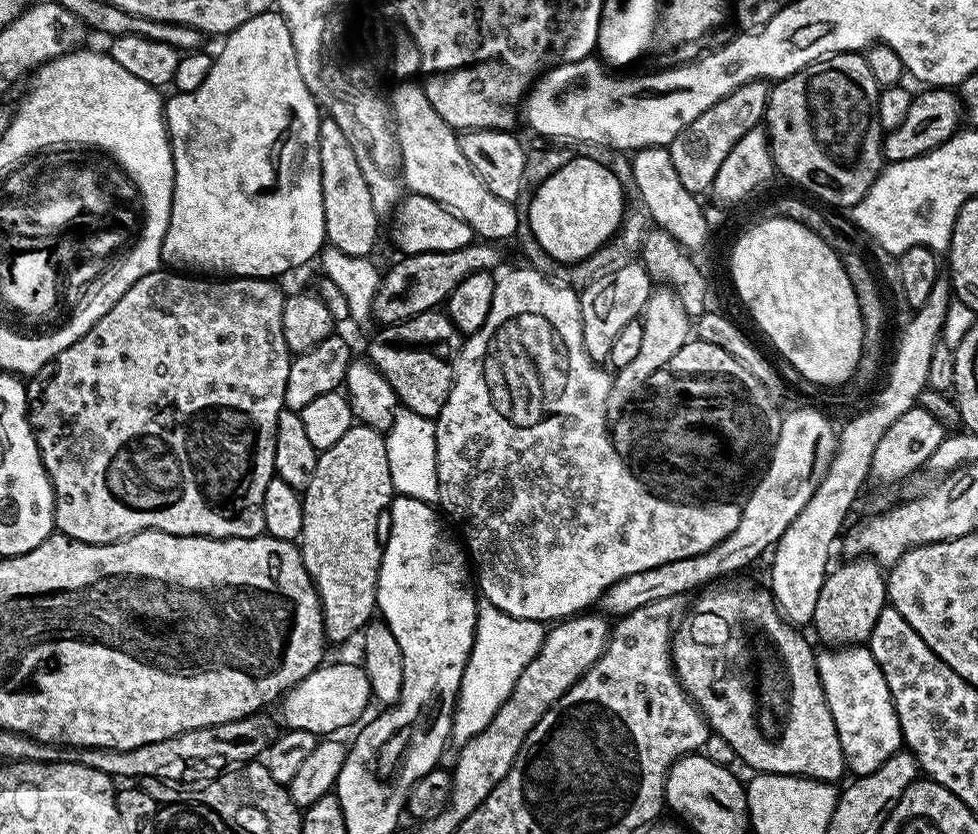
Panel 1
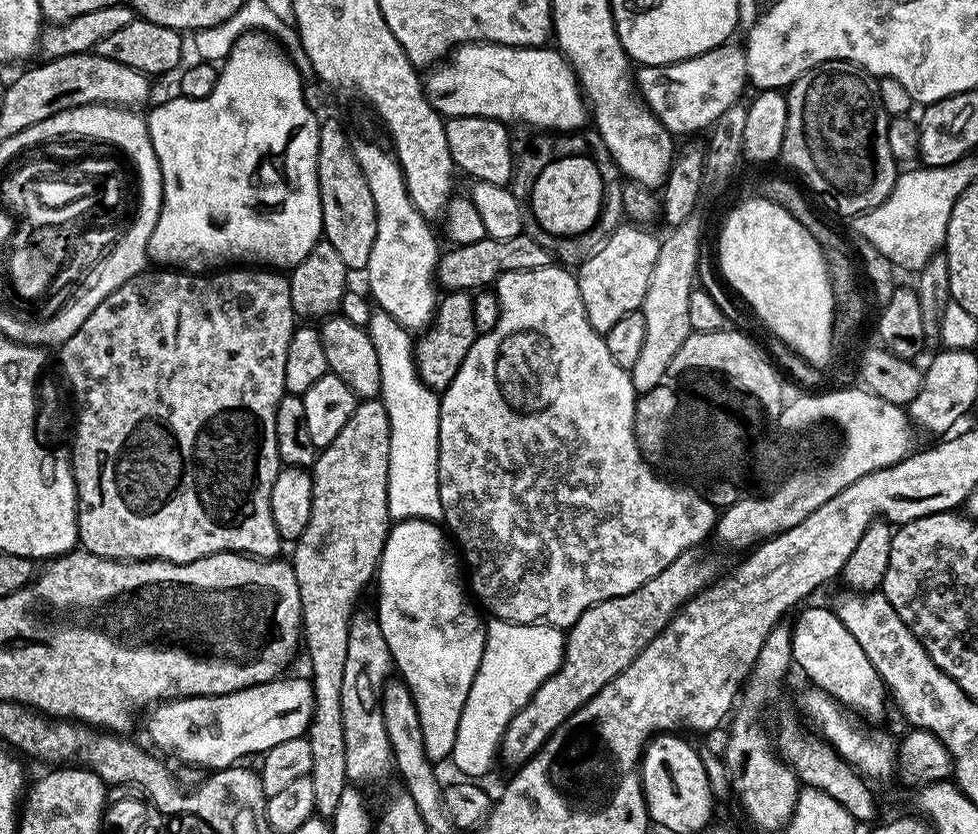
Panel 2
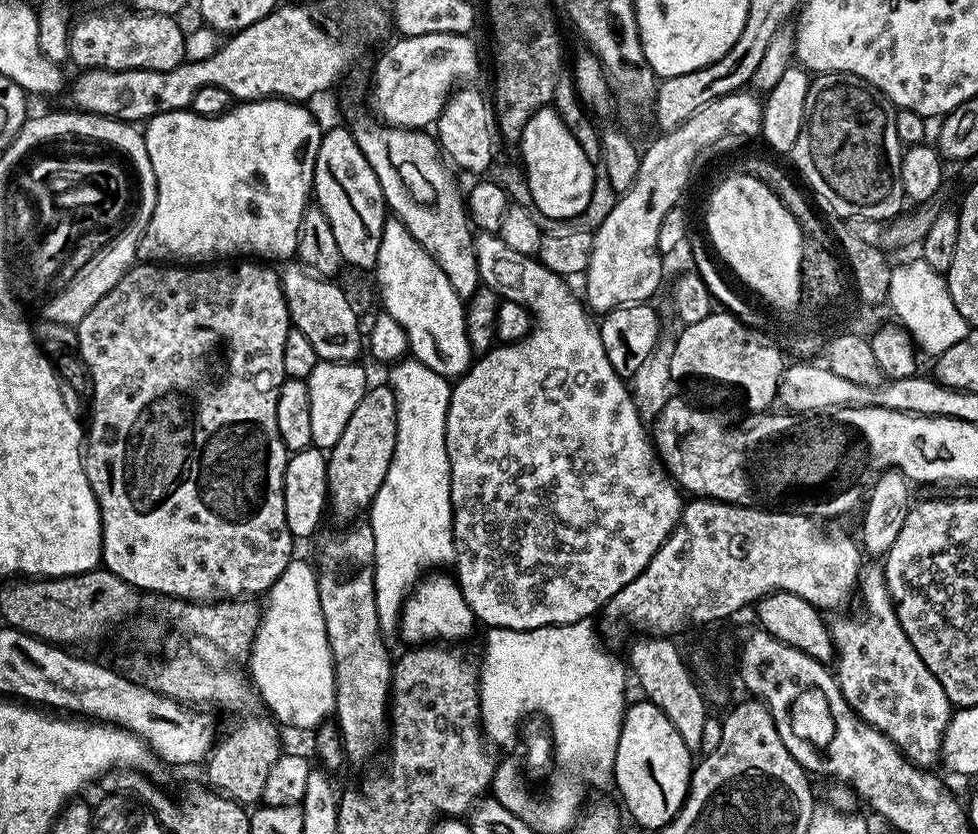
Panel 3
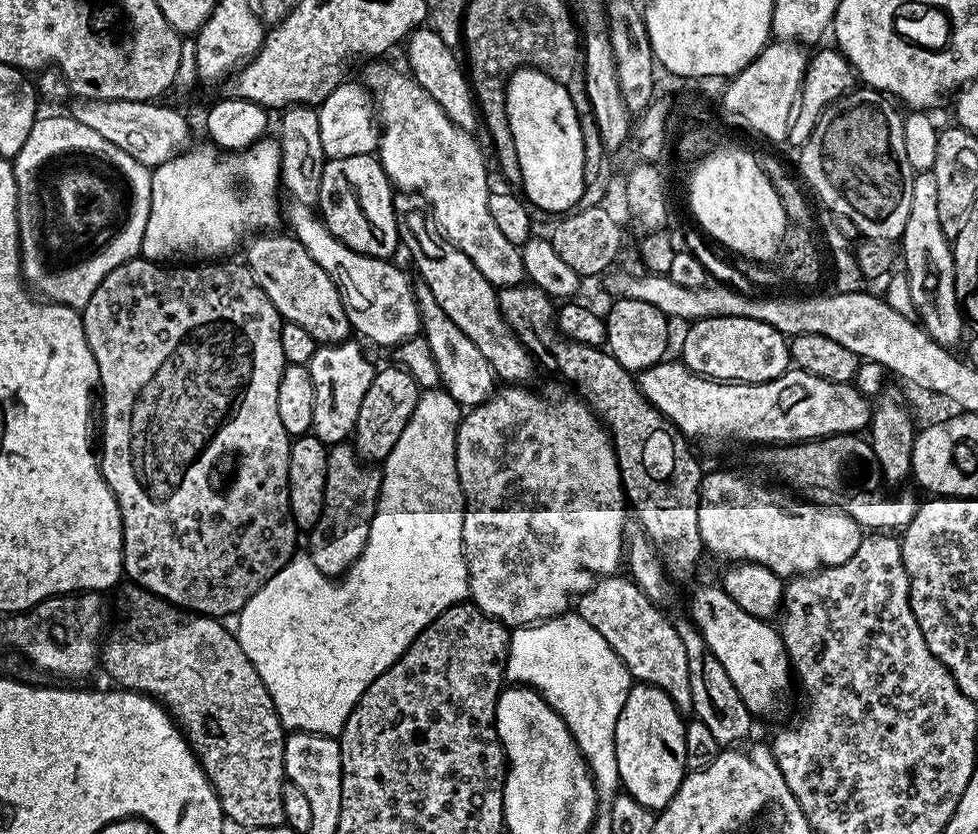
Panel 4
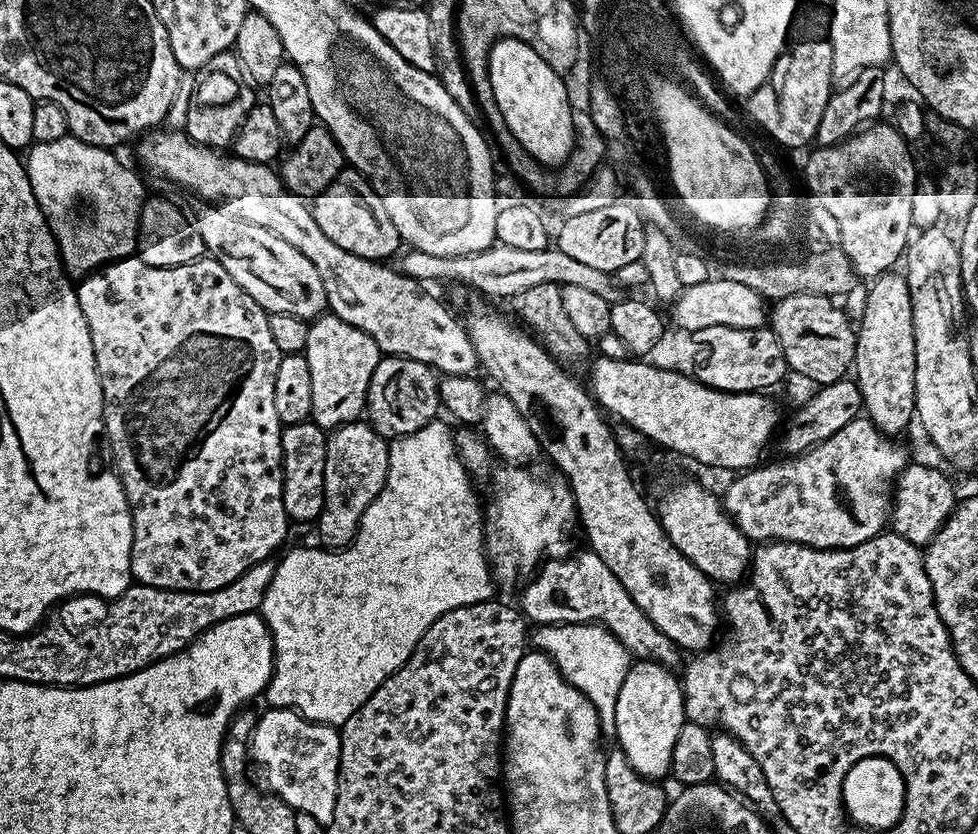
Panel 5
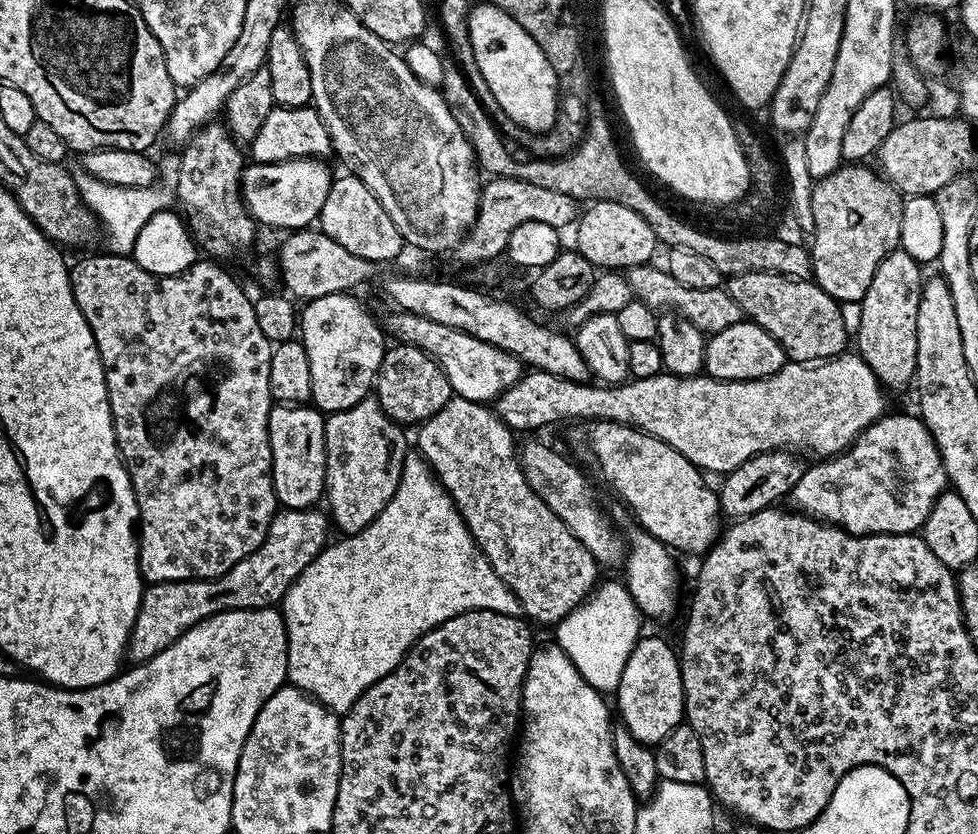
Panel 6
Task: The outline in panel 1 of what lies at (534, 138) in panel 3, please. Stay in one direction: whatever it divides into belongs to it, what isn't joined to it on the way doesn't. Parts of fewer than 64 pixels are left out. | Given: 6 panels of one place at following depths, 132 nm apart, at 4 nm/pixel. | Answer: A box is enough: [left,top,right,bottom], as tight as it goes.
[529,155,626,264]

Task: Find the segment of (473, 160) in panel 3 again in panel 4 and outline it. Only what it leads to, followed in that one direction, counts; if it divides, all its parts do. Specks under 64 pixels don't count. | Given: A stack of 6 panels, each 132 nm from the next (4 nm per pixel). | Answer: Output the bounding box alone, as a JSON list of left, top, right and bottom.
[407,26,478,133]

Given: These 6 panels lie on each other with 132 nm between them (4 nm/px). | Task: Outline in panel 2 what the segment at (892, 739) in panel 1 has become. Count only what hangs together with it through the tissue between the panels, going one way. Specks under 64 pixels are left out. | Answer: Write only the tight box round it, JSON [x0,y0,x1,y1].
[792,607,886,722]

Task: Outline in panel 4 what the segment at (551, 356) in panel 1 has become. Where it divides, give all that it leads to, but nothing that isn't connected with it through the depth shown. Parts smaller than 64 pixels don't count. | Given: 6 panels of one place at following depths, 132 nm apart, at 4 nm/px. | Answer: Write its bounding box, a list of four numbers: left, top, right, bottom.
[367,62,630,629]

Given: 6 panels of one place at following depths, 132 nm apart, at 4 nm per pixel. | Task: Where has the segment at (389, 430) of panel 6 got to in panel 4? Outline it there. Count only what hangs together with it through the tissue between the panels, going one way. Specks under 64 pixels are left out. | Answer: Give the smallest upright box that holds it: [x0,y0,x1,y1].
[306,443,381,578]

